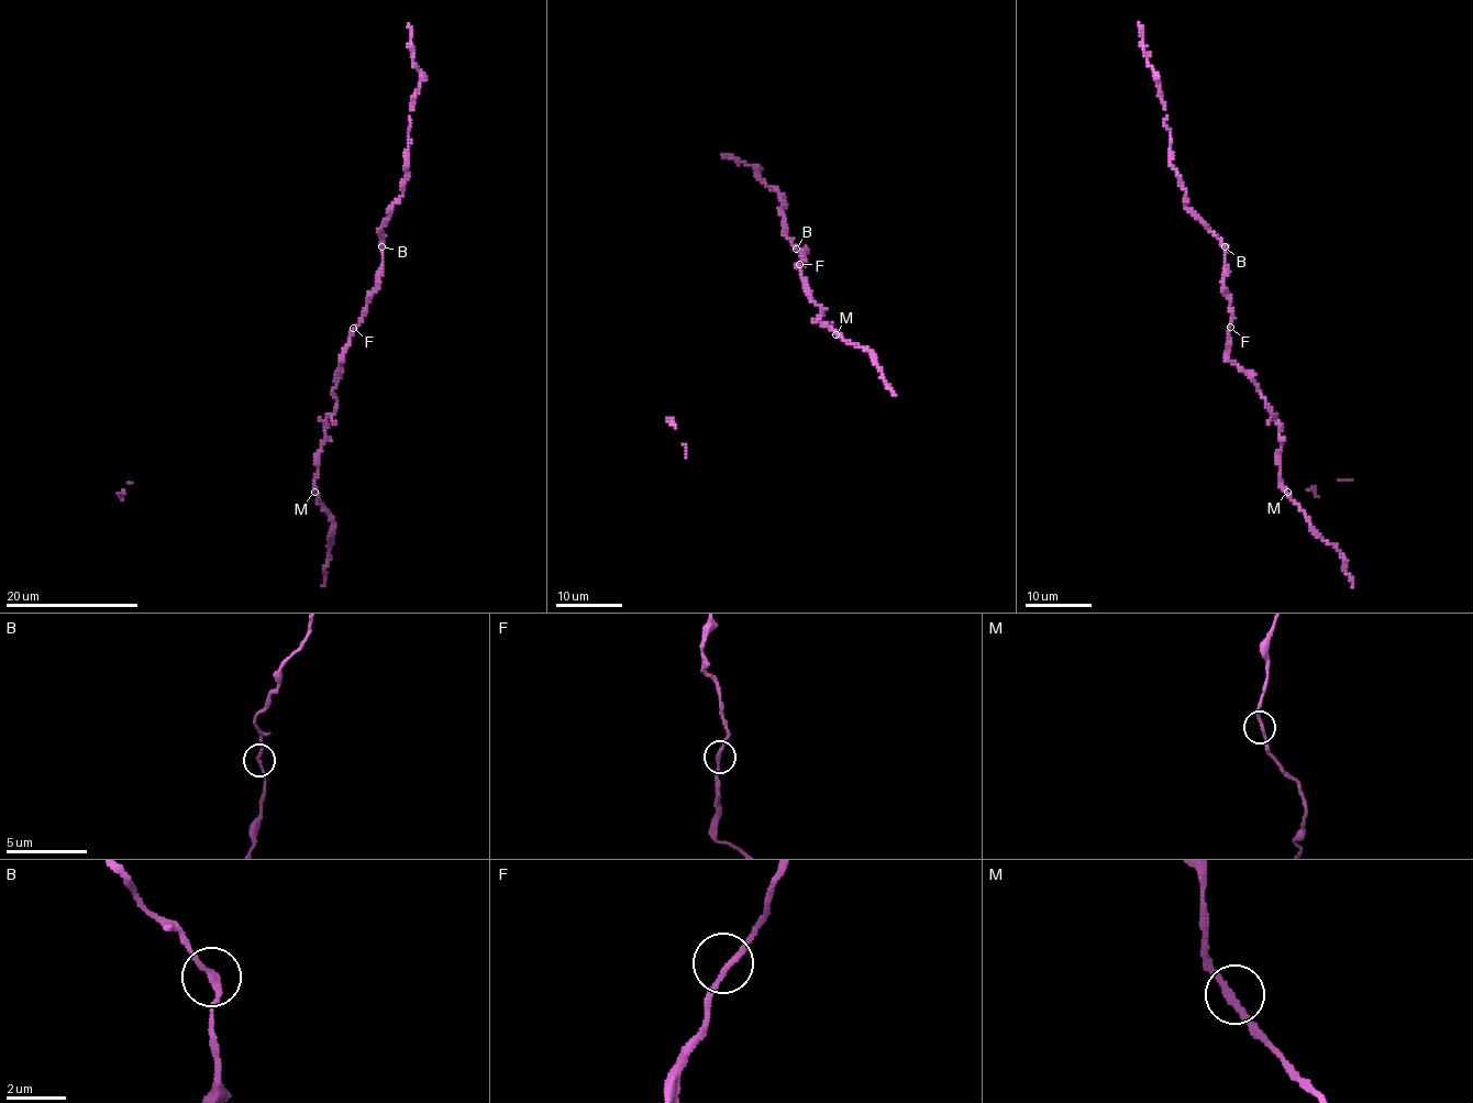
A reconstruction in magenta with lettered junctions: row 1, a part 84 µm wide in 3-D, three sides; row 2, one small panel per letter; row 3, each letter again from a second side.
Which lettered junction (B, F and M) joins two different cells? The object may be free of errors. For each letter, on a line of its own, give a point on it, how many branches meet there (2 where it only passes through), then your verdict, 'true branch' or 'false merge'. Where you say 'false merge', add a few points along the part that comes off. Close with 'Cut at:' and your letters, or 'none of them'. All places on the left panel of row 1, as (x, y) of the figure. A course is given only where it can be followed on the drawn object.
B: at (381, 246); 2 branches meet; true branch
F: at (353, 328); 2 branches meet; true branch
M: at (314, 492); 2 branches meet; true branch
Cut at: none of them

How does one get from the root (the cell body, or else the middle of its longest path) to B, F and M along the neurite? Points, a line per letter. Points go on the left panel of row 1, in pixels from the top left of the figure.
B: (349, 341), (351, 332), (364, 316), (368, 295), (378, 282), (384, 260), (381, 246)
F: (349, 341), (353, 328)
M: (349, 341), (333, 388), (336, 404), (324, 428), (314, 492)

